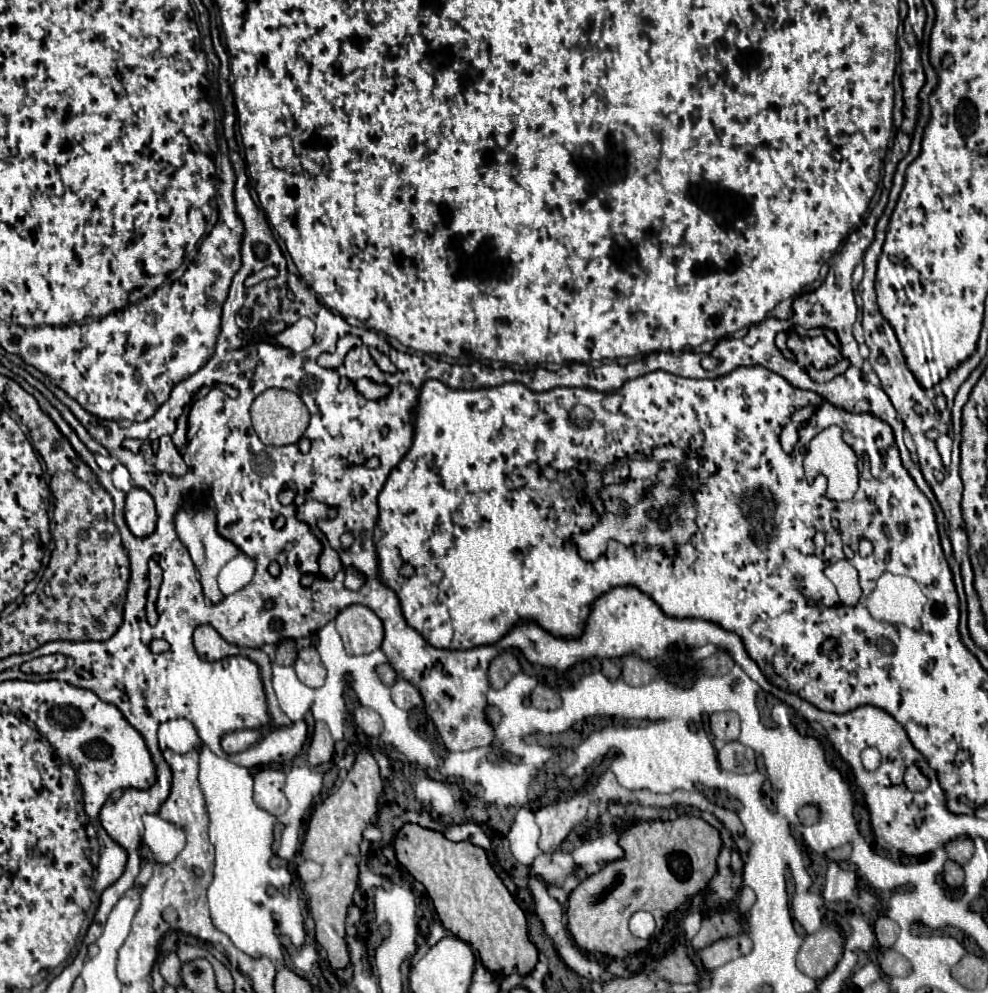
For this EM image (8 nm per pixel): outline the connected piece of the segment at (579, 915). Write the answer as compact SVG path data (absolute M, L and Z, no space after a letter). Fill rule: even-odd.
M686 816L670 822L638 822L638 826L630 822L630 826L622 830L620 846L624 848L626 856L618 862L606 864L598 874L584 880L568 898L568 930L576 946L582 952L600 952L612 960L624 960L626 956L636 954L650 944L648 940L640 940L630 934L628 920L634 912L638 910L650 912L656 918L660 930L666 924L668 912L676 912L688 898L702 894L708 888L712 876L718 870L718 854L722 848L722 838L720 832L702 818ZM634 890L638 890L640 894L634 896Z

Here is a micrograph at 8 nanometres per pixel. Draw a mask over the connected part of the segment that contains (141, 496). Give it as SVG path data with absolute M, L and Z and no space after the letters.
M132 488L132 492L126 496L124 516L130 532L138 538L150 536L156 530L156 508L146 490Z

